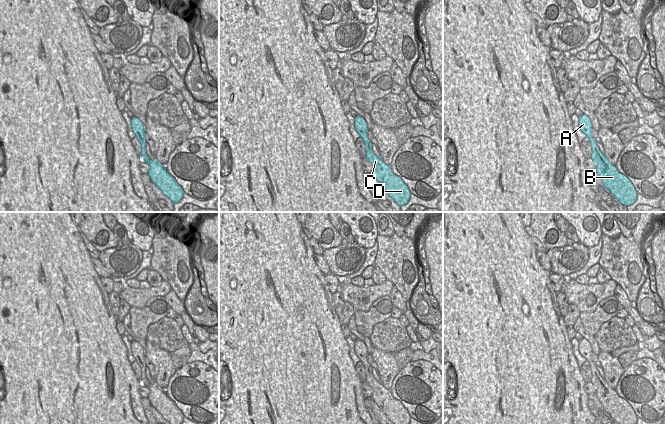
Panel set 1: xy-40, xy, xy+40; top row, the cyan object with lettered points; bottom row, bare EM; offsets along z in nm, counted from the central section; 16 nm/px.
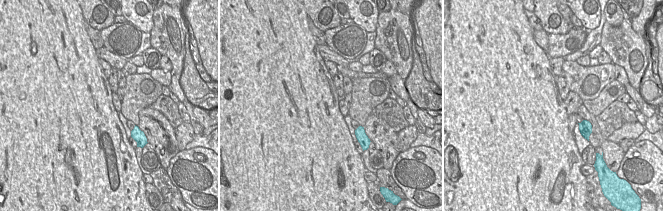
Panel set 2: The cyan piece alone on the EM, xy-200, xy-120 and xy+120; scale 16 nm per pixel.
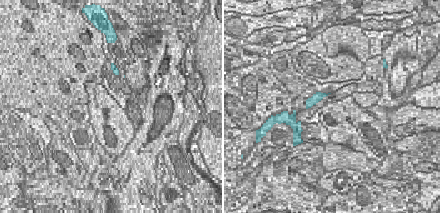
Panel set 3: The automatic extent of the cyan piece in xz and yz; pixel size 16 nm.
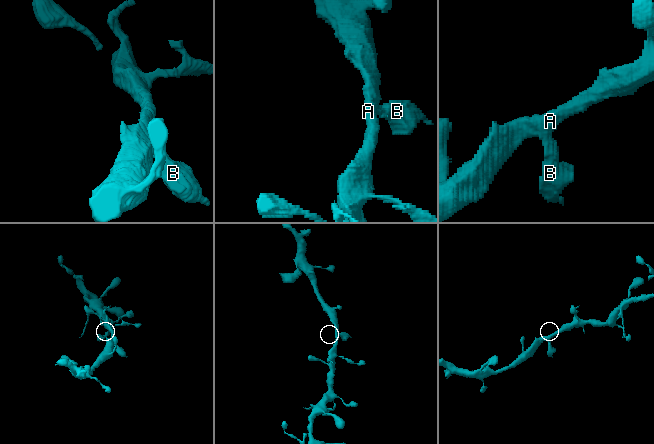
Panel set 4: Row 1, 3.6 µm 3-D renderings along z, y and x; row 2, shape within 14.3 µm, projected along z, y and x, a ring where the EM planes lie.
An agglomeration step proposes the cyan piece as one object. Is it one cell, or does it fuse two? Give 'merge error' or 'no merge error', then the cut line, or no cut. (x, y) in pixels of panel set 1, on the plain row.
no merge error; no cut

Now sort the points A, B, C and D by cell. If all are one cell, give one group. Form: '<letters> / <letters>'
A B C D

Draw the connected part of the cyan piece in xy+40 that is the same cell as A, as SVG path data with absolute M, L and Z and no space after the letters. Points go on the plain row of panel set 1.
M583 338L579 341L579 352L589 363L592 379L591 383L595 388L595 393L611 418L617 424L636 424L637 415L630 404L623 398L619 397L615 389L612 389L608 383L602 378L597 370L597 366L592 361L592 348L588 340Z

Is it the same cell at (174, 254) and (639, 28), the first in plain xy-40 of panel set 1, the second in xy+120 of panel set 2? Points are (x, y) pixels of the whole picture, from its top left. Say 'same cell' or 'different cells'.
different cells

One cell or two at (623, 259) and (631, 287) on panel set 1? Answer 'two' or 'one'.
one

